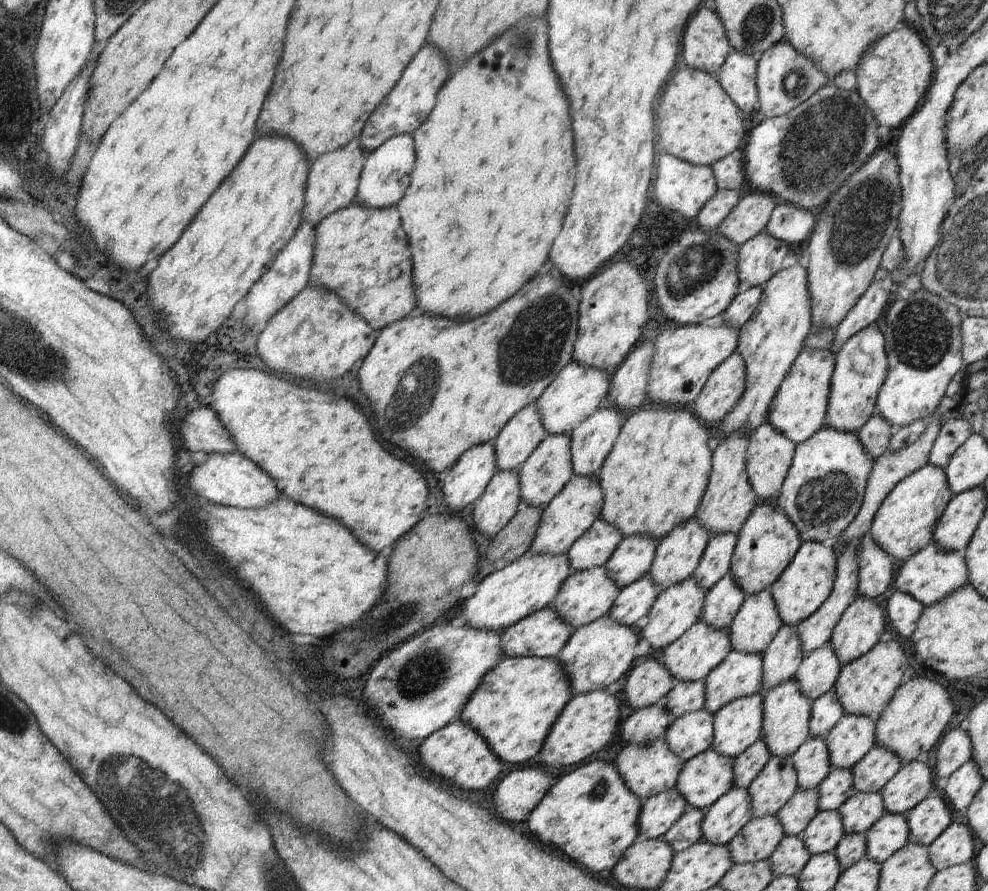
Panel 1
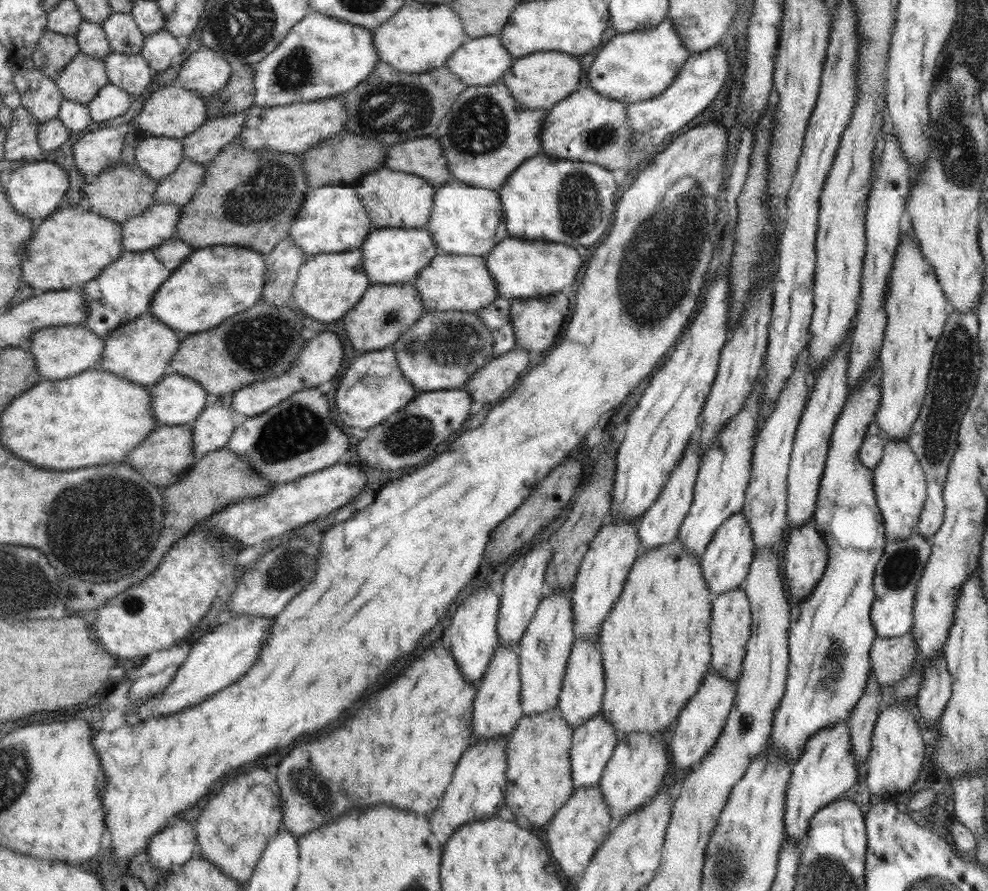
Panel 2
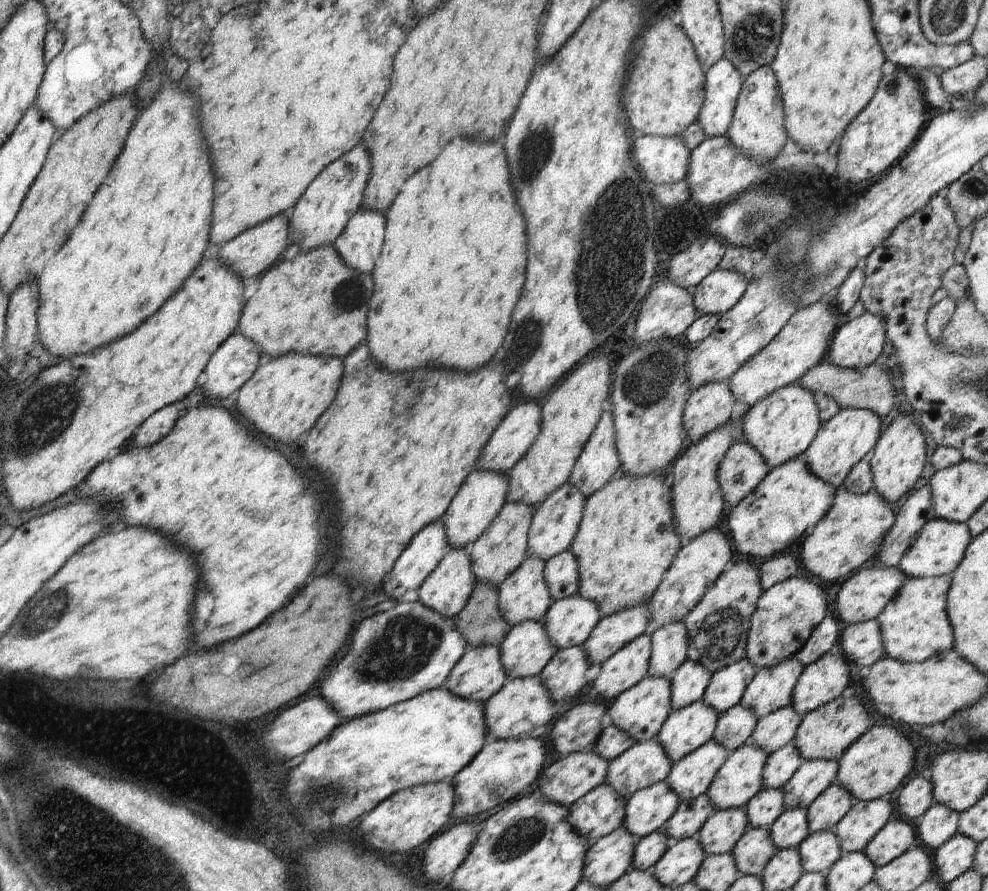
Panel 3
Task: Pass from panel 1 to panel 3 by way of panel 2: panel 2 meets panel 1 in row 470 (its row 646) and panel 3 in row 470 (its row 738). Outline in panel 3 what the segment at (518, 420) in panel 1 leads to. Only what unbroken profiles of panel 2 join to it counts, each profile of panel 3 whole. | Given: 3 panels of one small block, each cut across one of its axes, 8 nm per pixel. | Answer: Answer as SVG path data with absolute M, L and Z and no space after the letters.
M478 469L468 473L461 484L461 490L450 501L441 518L450 548L463 549L467 544L476 542L505 505L507 492L508 479L506 474Z

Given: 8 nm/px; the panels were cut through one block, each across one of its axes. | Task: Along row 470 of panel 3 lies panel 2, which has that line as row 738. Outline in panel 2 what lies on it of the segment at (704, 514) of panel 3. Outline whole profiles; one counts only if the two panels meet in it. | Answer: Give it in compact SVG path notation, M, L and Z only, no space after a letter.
M713 670L707 673L696 694L678 715L678 724L674 728L674 735L669 742L670 756L675 765L686 770L699 763L702 757L710 752L726 724L736 693L737 688L734 681L720 676Z

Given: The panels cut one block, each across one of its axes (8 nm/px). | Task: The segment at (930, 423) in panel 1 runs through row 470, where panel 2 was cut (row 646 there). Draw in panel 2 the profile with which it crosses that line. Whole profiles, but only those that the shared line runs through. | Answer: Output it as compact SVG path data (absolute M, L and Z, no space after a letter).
M911 632L894 638L876 637L873 640L869 660L871 670L882 687L904 681L917 660L917 644Z

